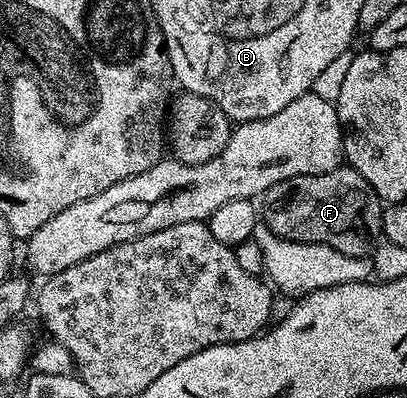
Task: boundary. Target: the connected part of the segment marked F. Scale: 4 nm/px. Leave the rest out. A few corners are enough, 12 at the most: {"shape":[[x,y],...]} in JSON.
{"shape":[[353,168],[265,191],[279,238],[372,257],[383,201]]}

